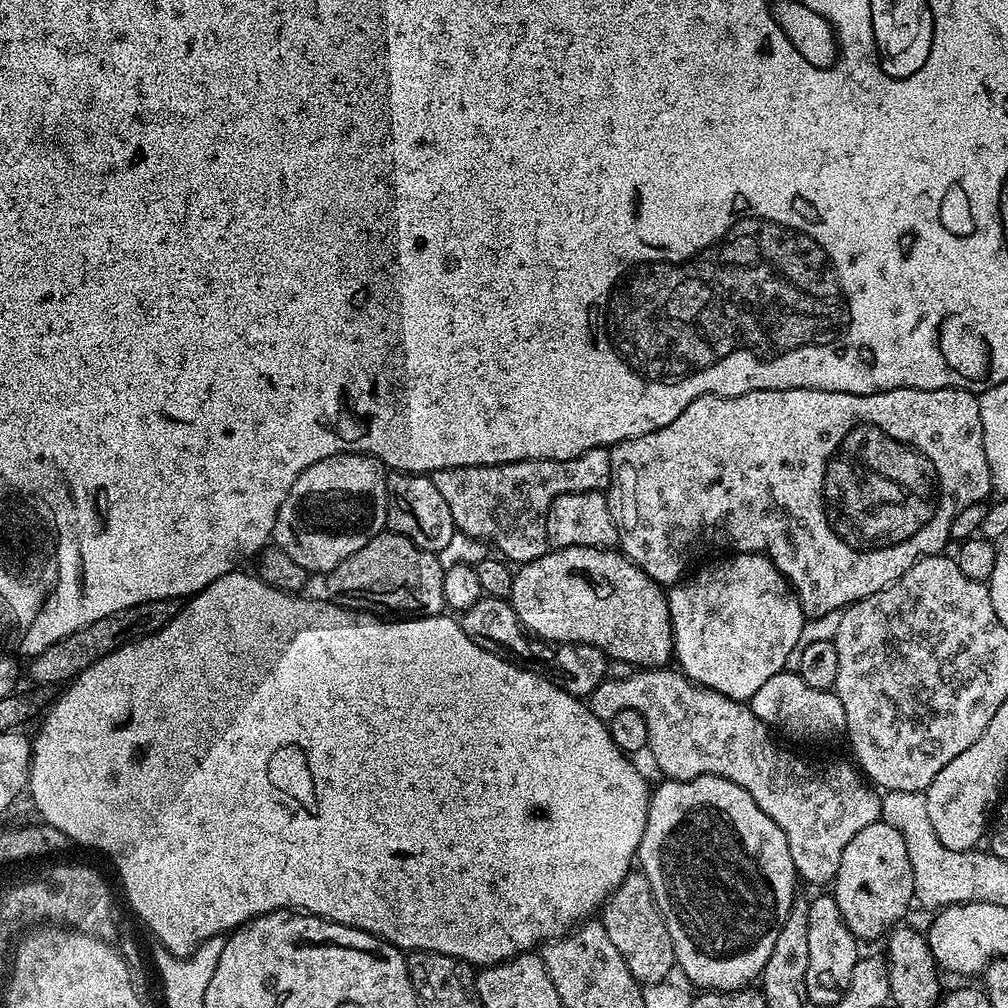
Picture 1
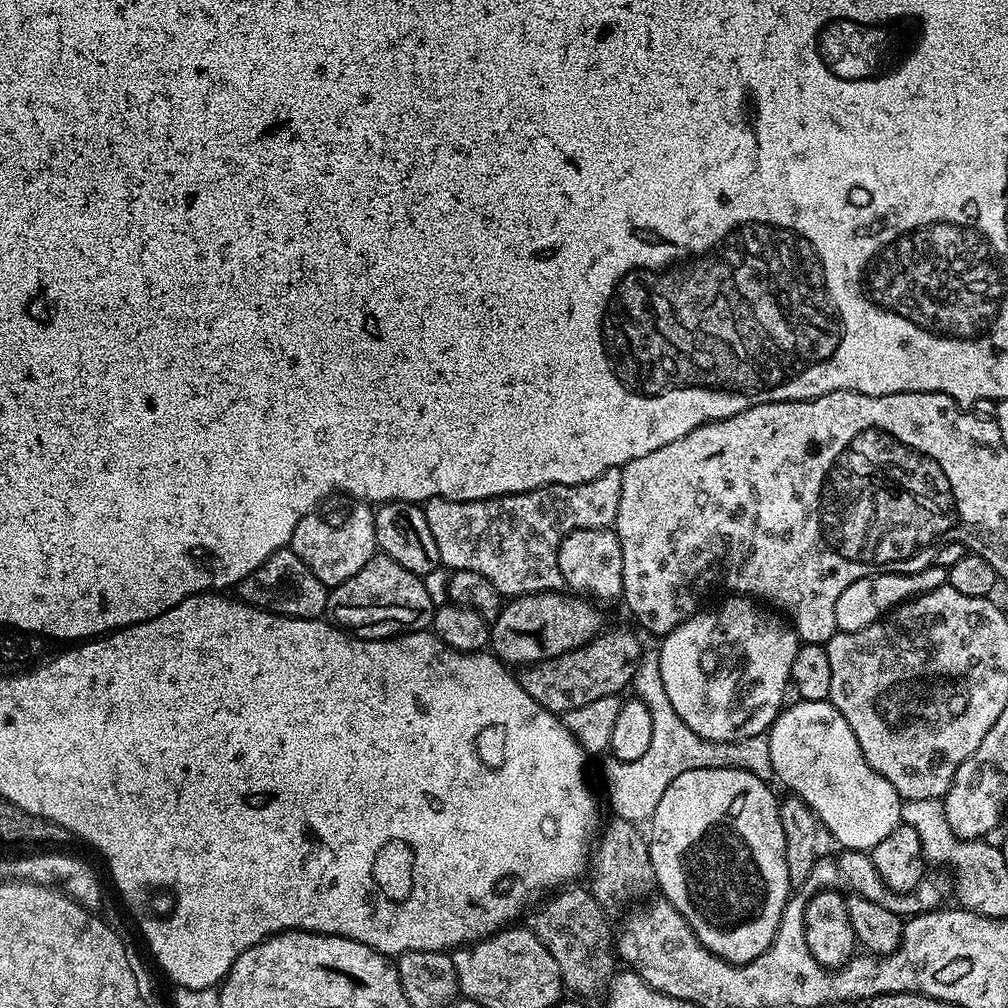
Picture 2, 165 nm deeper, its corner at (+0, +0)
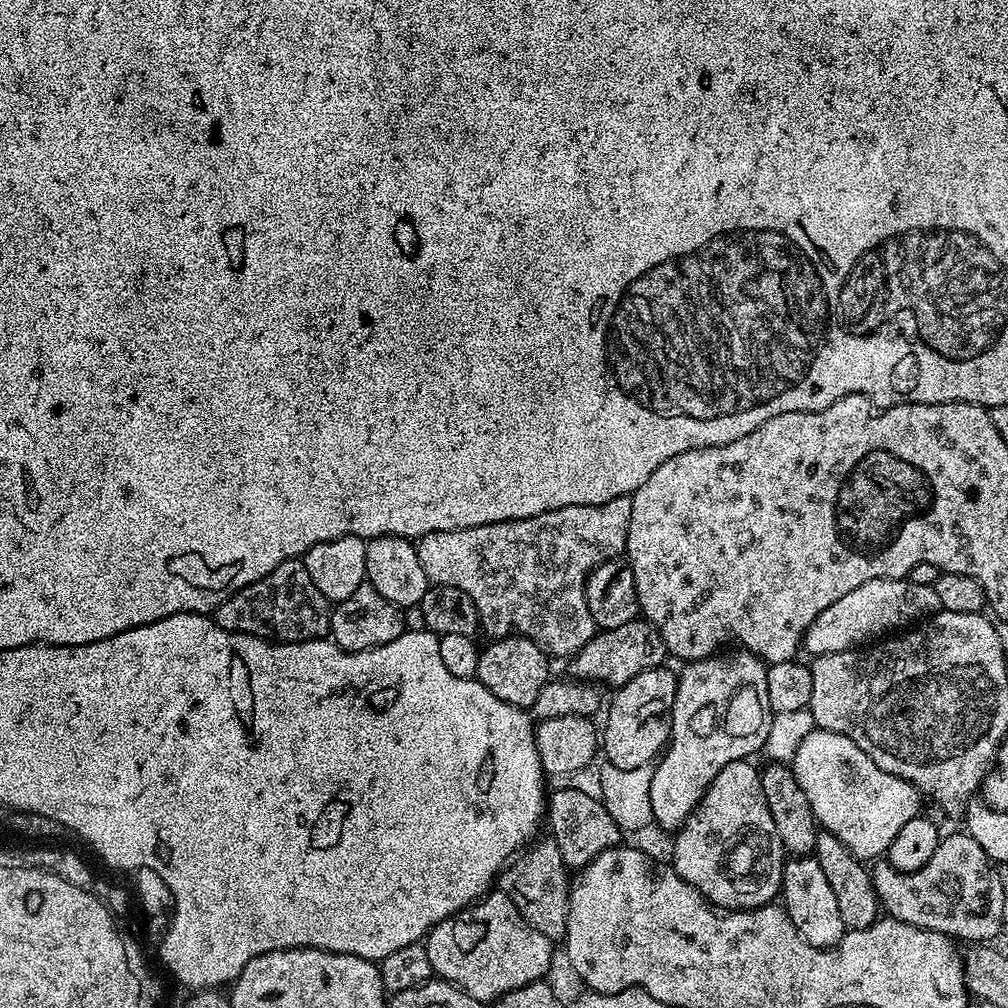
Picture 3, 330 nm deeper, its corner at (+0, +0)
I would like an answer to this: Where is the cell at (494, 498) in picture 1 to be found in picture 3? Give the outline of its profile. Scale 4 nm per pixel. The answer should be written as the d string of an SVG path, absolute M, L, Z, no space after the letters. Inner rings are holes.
M619 496L610 498L610 502L602 502L594 506L562 506L558 510L546 510L542 514L534 514L530 518L518 518L517 520L507 520L506 522L494 522L486 526L470 526L466 530L446 530L445 532L435 532L419 537L416 544L418 562L422 562L422 570L426 570L429 581L433 585L454 586L462 590L462 594L470 594L474 606L478 610L480 628L488 635L488 638L499 638L501 636L525 636L537 644L540 649L549 657L565 656L571 658L590 642L590 638L596 635L598 629L594 618L590 614L590 606L586 606L586 582L588 575L592 573L600 564L605 564L607 560L615 560L626 549L626 538L630 530L630 506L631 496Z

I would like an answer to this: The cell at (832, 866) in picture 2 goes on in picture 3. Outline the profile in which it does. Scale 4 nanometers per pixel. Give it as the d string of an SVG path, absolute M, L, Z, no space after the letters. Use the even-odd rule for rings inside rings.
M967 832L948 833L940 840L934 856L916 872L898 871L886 858L871 863L870 874L883 911L908 925L930 929L957 941L984 944L1003 931L1003 899L1007 895L1000 872Z

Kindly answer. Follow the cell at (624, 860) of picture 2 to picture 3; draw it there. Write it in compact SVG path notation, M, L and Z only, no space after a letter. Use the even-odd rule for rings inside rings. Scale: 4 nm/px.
M560 788L549 795L546 800L546 828L549 828L551 839L555 840L569 869L584 868L598 854L621 843L621 828L607 812L602 800L580 788Z

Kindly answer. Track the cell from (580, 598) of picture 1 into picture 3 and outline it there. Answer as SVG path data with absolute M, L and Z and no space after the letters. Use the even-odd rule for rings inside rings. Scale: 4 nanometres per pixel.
M501 636L489 644L492 645L480 652L475 679L479 680L482 686L486 686L486 690L490 690L494 698L502 698L502 702L515 708L531 710L534 702L538 702L542 686L550 679L549 657L533 640L525 636Z

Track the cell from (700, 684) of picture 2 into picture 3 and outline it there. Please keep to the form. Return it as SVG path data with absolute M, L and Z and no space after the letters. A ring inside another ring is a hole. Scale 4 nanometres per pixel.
M732 650L729 656L717 654L708 656L704 660L693 660L683 665L684 673L679 673L676 682L676 701L672 707L672 734L666 745L666 751L659 757L658 763L653 769L653 780L650 784L650 804L653 806L653 821L664 828L672 828L671 830L679 830L684 827L688 820L688 815L700 805L700 800L706 794L706 790L714 782L714 778L718 778L718 774L730 762L735 760L748 760L752 758L755 752L759 753L763 749L766 742L766 734L770 734L770 726L772 725L772 717L774 715L770 706L770 694L766 694L766 678L768 670L763 660L758 656L752 655L750 652L743 650Z

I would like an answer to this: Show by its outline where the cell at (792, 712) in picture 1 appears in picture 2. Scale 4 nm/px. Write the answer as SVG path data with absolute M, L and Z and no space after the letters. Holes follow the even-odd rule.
M797 699L795 703L778 713L766 733L773 777L812 808L823 831L829 832L841 849L871 853L902 823L899 794L866 762L850 722L831 700Z

